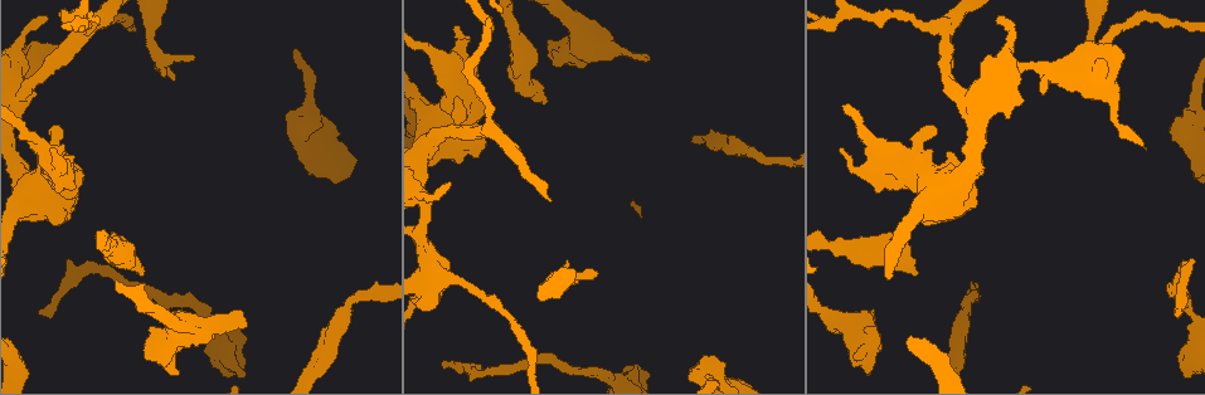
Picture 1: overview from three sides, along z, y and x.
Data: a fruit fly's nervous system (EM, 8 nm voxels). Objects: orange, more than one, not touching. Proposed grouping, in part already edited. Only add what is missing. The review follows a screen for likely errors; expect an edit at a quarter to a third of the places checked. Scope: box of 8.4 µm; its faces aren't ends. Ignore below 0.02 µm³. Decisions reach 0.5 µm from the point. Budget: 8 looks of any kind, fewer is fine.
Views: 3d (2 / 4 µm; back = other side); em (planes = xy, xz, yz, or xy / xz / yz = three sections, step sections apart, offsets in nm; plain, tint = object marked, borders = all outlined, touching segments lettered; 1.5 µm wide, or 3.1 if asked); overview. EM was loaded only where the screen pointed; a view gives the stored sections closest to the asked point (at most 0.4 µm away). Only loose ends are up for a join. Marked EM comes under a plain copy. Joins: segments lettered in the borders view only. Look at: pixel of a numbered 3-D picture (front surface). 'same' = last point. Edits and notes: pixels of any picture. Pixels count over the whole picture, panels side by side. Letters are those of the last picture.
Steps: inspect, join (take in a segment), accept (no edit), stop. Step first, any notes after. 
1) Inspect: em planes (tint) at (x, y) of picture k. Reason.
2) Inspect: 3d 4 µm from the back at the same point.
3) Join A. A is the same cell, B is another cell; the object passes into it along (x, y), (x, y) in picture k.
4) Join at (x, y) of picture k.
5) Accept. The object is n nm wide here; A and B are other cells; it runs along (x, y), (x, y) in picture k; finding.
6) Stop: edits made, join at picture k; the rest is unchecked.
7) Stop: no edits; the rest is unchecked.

Inspect: em planes (borders) at (42, 312) of picture 1. Long arm stops here.

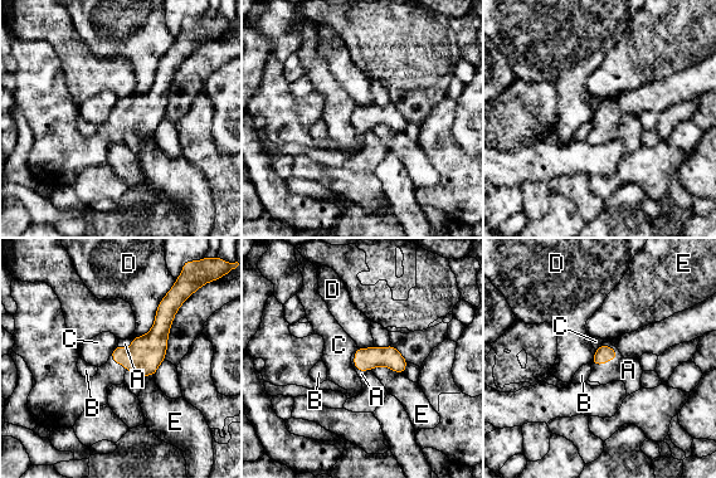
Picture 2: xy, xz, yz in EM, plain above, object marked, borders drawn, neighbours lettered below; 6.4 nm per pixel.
Join A. A is the same cell, B, C, D and E are other cells; the cell continues.

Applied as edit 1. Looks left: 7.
Inspect: em xy step 8 (tint) at (247, 326) of picture 1. Branch stops here.

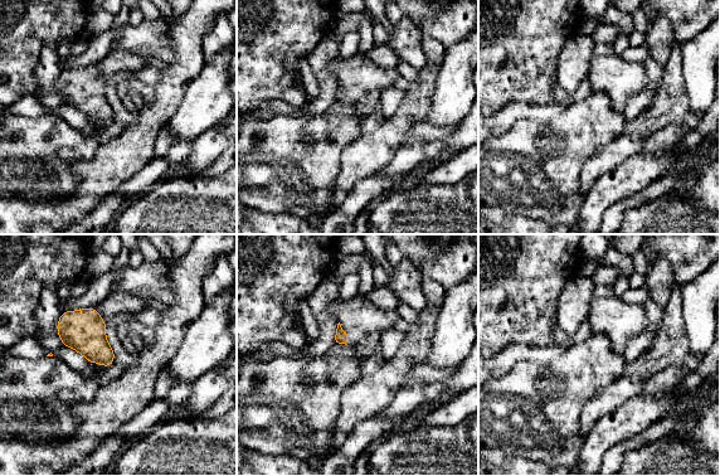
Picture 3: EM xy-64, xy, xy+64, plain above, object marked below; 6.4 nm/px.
Inspect: em planes (borders) at the same point.

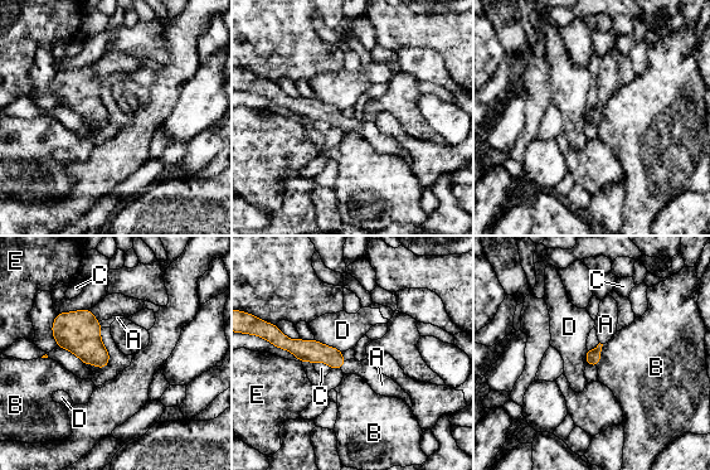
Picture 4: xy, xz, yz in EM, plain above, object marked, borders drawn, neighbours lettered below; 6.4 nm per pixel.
Join A. The longest contact is with D, 190 nm; A is the same cell, B, C, D and E are other cells; the object passes into it along (306, 350), (343, 364), (368, 371) in picture 4; the cell continues.

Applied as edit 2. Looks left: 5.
Inspect: overview.

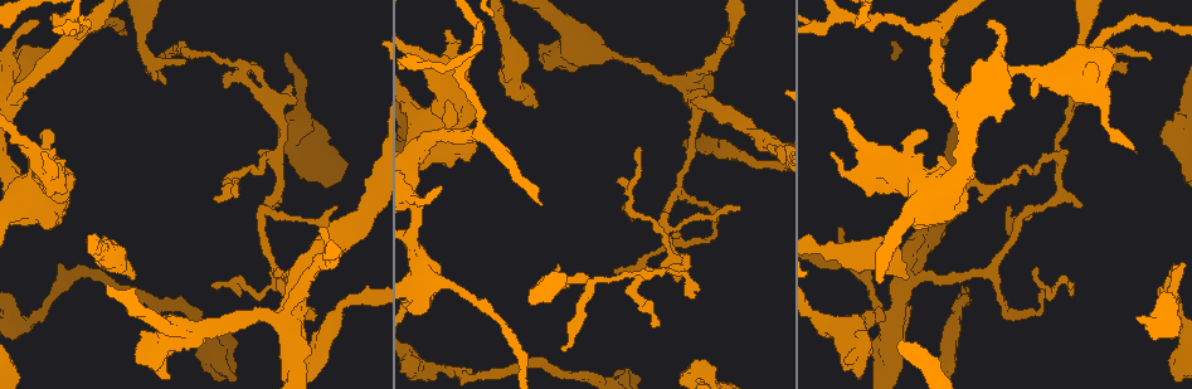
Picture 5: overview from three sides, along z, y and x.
Inspect: em xz step 8 (tint) at (908, 276) of picture 5. An open end.

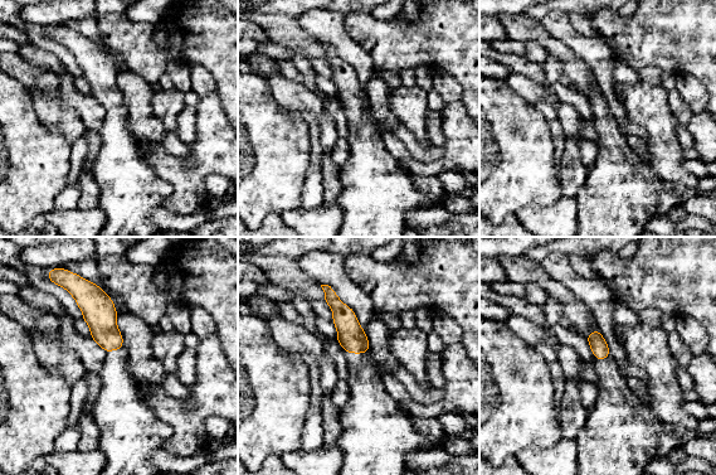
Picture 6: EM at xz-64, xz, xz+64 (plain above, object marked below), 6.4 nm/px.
Inspect: em planes (tint) at the same point.

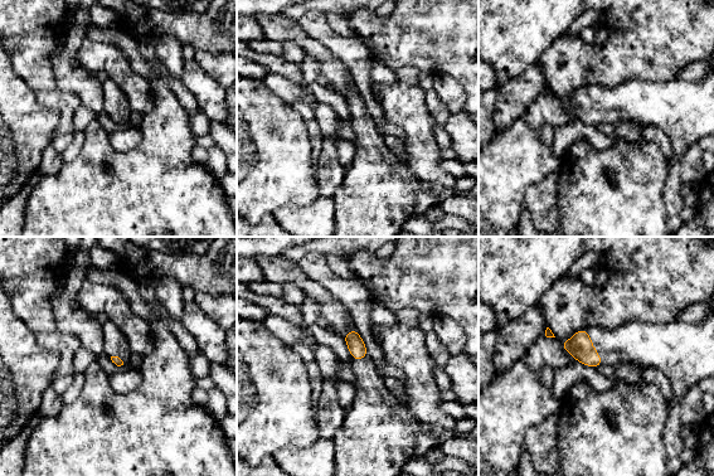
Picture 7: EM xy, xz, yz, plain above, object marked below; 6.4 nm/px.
Inspect: em planes (borders) at the same point. See the neighbours.

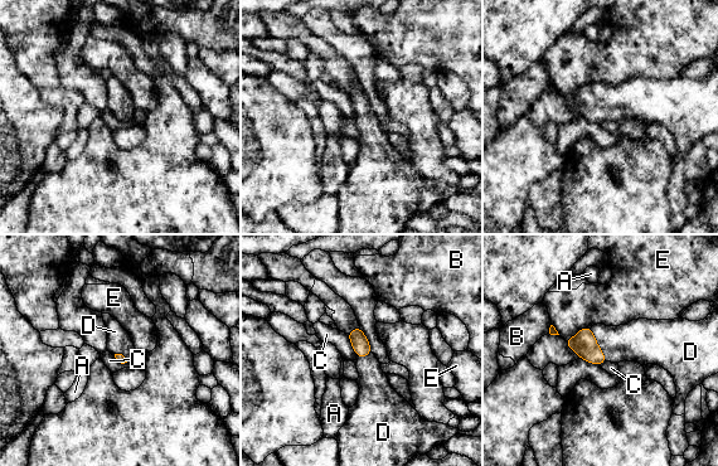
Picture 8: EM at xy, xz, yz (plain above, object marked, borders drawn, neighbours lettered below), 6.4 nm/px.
Join D. D is the same cell, A, B, C and E are other cells; the cell continues.

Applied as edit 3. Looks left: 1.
Stop: edits made, join at picture 2, join at picture 4, join at picture 8; the rest is unchecked.

